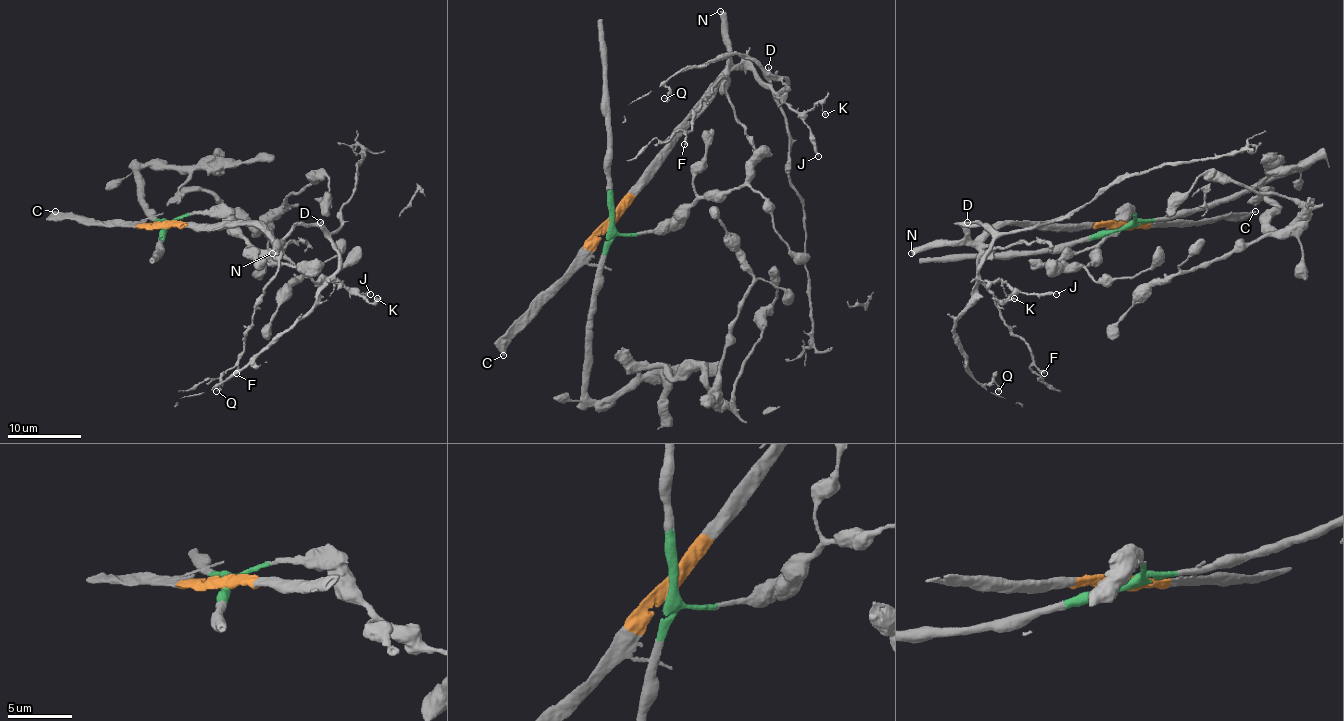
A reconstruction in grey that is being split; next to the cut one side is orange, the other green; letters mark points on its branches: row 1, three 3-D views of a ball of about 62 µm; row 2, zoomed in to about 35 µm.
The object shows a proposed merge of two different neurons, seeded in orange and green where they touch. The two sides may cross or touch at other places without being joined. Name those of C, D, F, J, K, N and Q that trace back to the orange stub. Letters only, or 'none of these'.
C, D, F, J, K, N, Q

